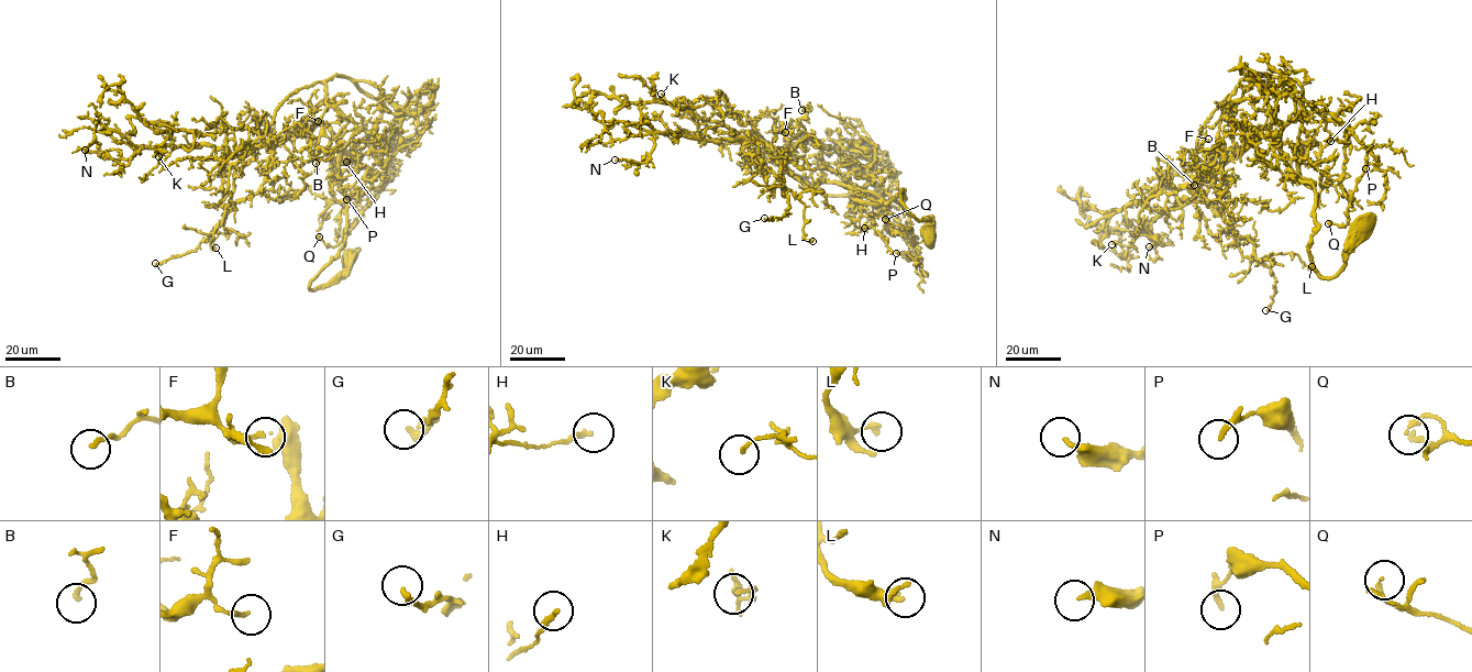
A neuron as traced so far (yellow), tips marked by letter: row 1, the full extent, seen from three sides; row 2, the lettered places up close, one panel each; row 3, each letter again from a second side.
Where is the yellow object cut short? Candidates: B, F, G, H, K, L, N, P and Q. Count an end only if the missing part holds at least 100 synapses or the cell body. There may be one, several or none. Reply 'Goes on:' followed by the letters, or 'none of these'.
Goes on: none of these

